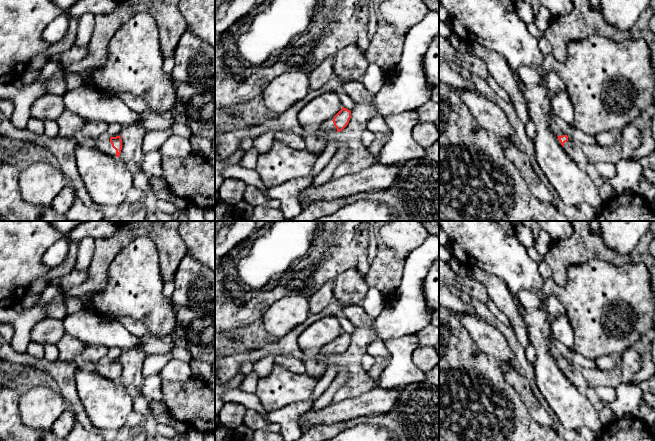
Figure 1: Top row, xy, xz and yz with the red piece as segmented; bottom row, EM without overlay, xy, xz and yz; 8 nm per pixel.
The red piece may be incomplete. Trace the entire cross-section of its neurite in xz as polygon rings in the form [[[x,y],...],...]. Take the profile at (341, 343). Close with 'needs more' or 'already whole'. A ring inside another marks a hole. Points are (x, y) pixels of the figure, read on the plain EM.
[[[342,331],[332,345],[322,348],[319,352],[329,362],[342,355],[348,349],[350,342],[351,335]]]; needs more

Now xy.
[[[120,359],[116,361],[105,360],[104,362],[99,362],[96,365],[96,369],[100,375],[112,381],[120,381],[123,370]]]; needs more

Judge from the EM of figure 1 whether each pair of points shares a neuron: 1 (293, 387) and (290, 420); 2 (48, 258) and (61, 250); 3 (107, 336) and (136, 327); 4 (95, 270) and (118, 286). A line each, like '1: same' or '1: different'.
1: different
2: same
3: different
4: different

